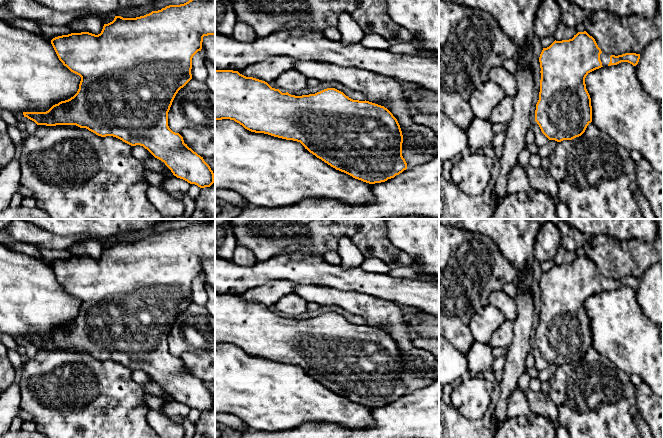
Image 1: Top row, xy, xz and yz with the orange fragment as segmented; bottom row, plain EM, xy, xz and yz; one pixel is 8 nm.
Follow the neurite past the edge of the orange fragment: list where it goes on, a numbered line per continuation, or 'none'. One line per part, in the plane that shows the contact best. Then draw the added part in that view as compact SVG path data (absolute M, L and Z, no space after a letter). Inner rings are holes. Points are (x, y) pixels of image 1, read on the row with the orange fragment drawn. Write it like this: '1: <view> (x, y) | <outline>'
1: yz (604, 57) | M603 52L600 54L600 60L602 62L603 67L608 66L609 62L610 62L610 56L611 56L611 54L603 53Z

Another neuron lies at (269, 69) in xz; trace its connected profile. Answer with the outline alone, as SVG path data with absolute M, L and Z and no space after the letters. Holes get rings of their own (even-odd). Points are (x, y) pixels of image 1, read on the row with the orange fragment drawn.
M273 56L253 63L238 71L246 77L253 77L267 83L275 81L283 72L295 69L296 59L289 56Z

